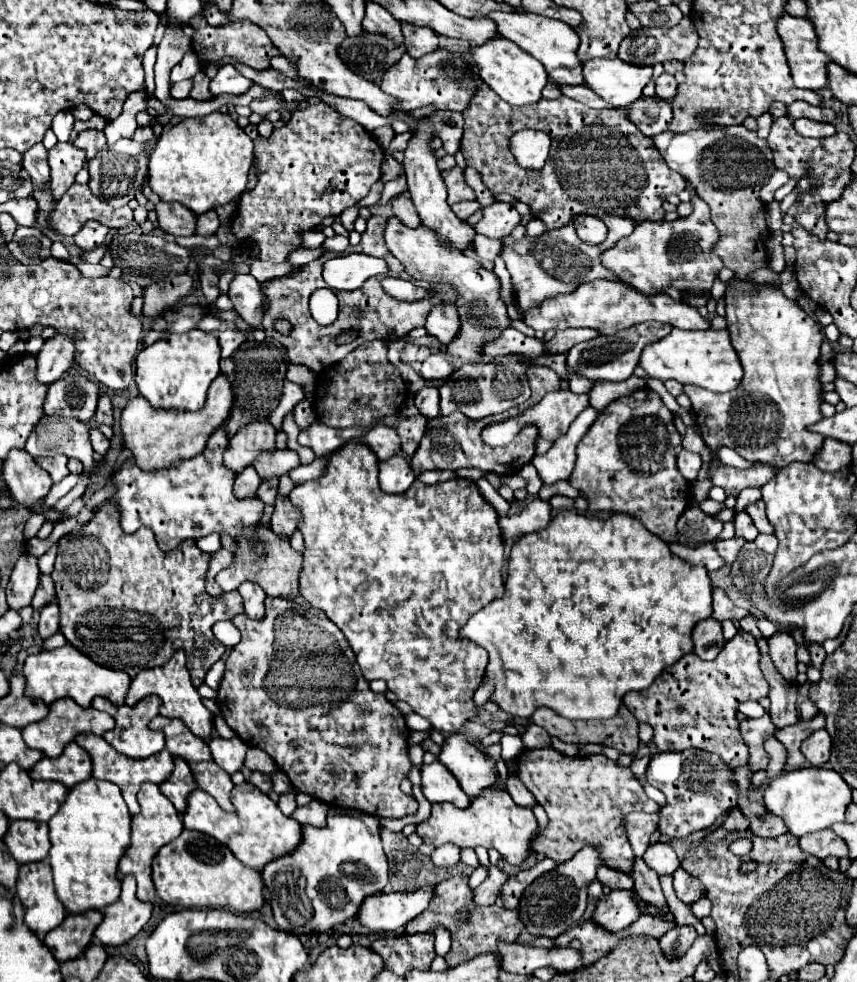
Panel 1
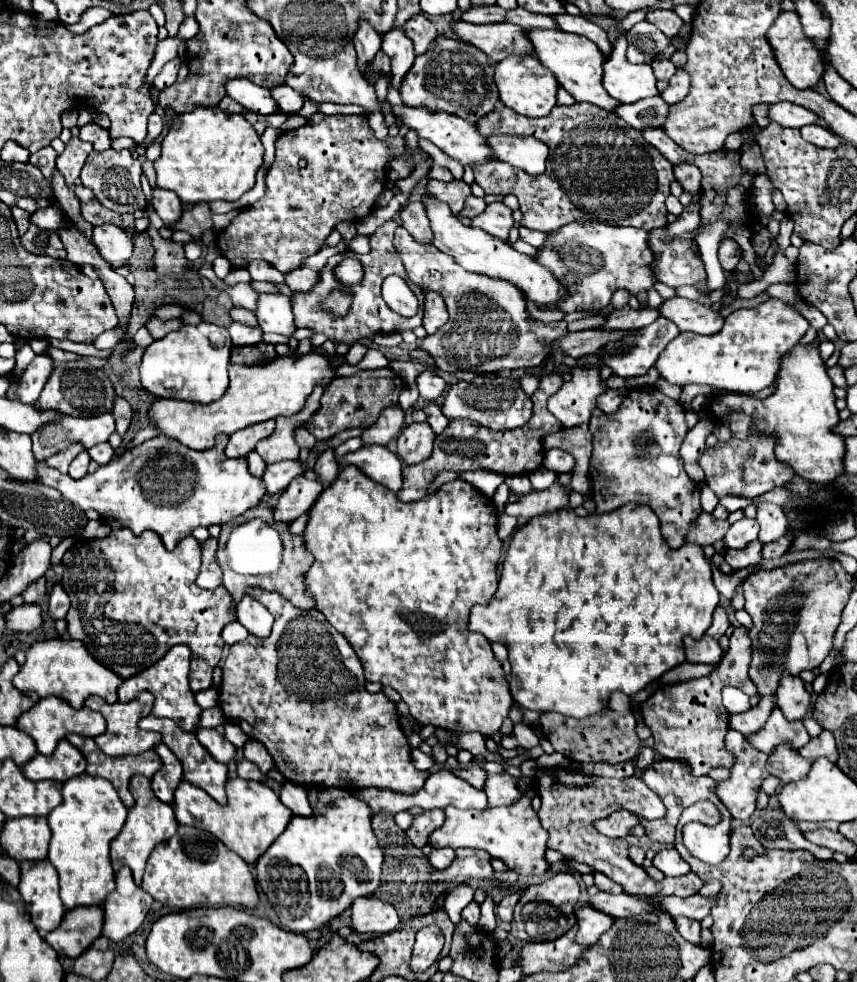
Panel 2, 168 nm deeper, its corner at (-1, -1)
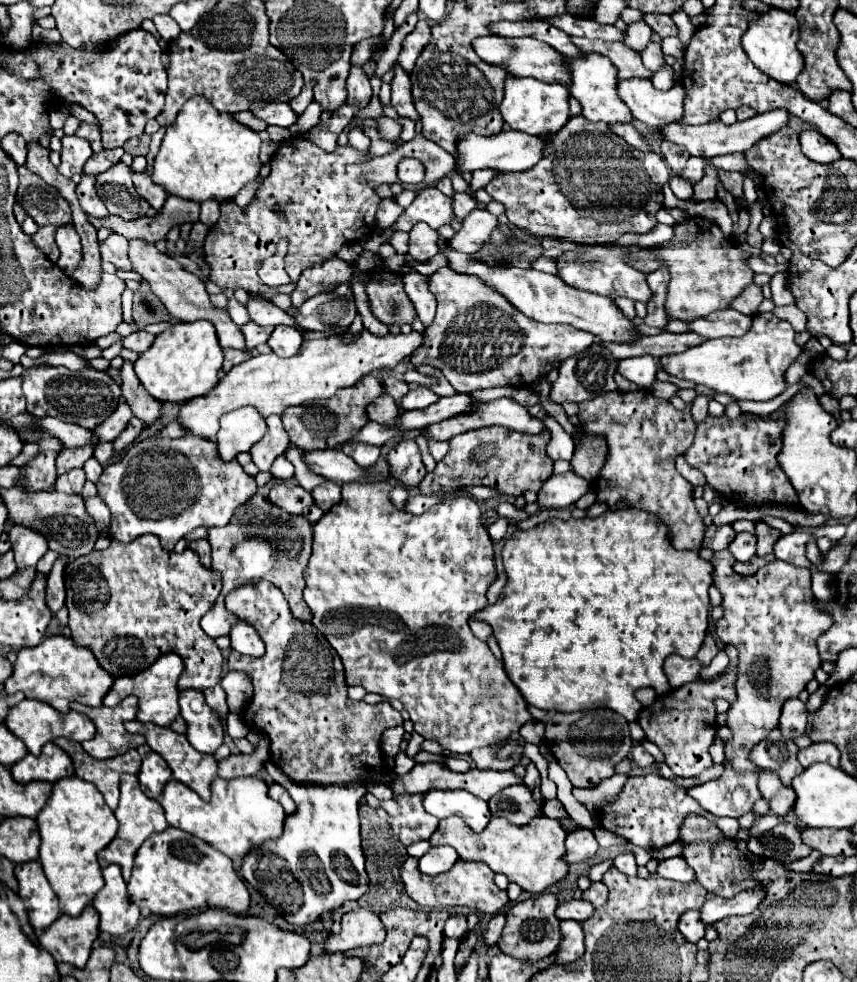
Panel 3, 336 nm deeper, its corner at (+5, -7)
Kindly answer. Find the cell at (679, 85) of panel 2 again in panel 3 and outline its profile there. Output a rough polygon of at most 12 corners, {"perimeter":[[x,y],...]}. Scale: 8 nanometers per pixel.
{"perimeter":[[663,140],[661,156],[673,174],[681,176],[689,152],[681,144]]}

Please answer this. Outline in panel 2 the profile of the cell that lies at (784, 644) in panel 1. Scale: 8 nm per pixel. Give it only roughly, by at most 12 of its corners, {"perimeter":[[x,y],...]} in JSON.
{"perimeter":[[783,678],[777,706],[789,722],[811,712],[801,678]]}

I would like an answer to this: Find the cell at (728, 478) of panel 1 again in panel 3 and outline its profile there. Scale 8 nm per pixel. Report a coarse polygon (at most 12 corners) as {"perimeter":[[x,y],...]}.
{"perimeter":[[711,418],[685,460],[741,504],[797,504],[781,420]]}

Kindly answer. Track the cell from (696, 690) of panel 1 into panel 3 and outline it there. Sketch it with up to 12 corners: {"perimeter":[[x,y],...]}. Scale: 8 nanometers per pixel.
{"perimeter":[[737,668],[659,696],[637,724],[681,778],[713,766]]}

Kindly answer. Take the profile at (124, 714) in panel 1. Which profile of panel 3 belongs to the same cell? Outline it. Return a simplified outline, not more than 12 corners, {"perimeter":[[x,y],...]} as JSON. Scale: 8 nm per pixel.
{"perimeter":[[137,698],[115,708],[83,706],[97,728],[83,742],[87,754],[107,760],[145,744],[145,736],[125,732],[123,722],[137,716]]}

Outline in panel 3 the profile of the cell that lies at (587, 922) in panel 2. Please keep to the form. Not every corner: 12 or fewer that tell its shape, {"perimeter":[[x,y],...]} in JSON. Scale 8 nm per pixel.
{"perimeter":[[561,922],[557,964],[583,956],[583,924]]}

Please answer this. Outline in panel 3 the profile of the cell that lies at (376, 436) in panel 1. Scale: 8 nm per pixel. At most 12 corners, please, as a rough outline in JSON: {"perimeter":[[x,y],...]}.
{"perimeter":[[387,392],[367,406],[369,420],[395,426],[401,408]]}

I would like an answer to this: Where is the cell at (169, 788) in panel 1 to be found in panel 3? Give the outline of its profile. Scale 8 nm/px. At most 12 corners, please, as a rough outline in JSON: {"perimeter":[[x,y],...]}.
{"perimeter":[[147,744],[137,752],[143,758],[141,790],[159,798],[171,778],[165,760]]}

